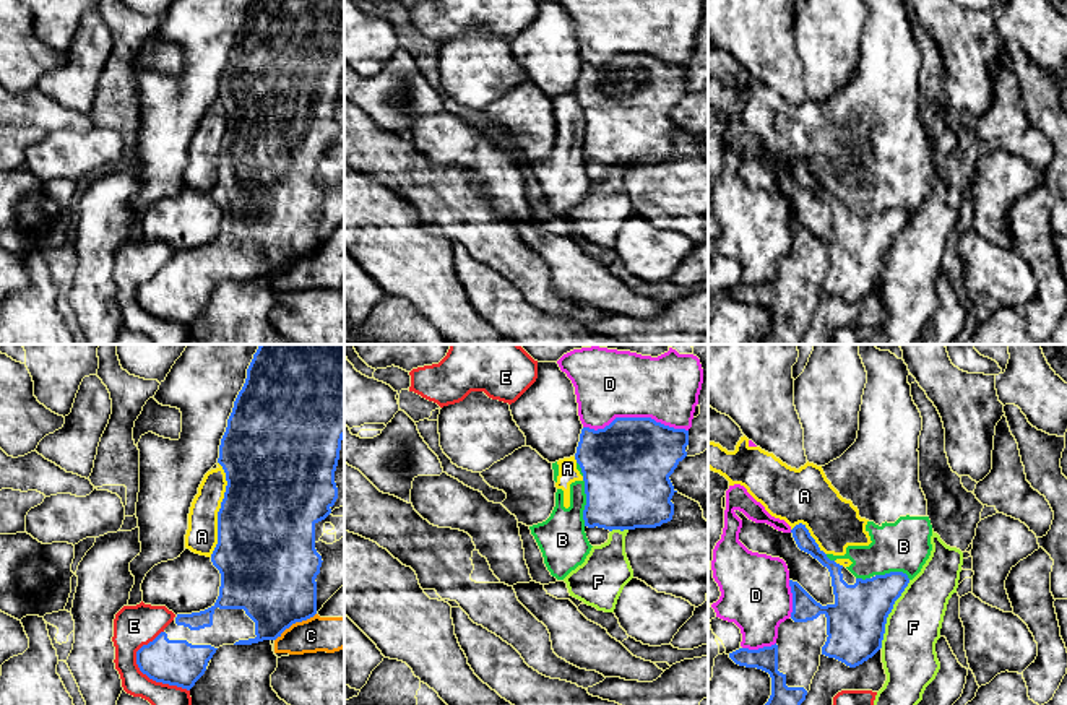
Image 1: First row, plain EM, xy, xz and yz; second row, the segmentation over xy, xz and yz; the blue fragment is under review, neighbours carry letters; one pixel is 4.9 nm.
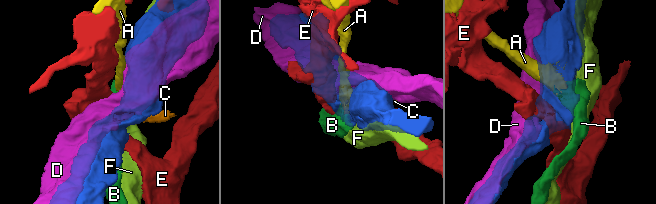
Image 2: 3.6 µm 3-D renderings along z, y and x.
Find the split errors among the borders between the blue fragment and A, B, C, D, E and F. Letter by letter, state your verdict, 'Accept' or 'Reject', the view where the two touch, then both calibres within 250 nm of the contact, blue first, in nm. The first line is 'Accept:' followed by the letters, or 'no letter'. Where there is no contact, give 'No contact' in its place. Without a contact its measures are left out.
Accept: no letter
A: Reject. Touches blue in xy. Thickness 480 nm (blue) against 160 nm
B: Reject. Touches blue in xz. Thickness 440 nm (blue) against 240 nm
C: Reject. Touches blue in xy. Thickness 420 nm (blue) against 180 nm
D: Reject. Touches blue in xz. Thickness 440 nm (blue) against 340 nm
E: Reject. Touches blue in xy. Thickness 220 nm (blue) against 150 nm
F: Reject. Touches blue in yz. Thickness 280 nm (blue) against 280 nm

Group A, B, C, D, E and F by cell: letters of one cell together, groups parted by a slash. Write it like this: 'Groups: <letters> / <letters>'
Groups: A B / C / D / E / F

